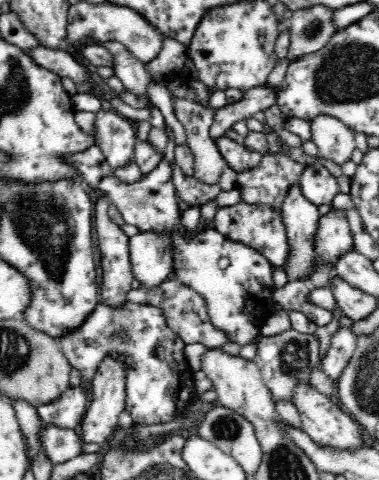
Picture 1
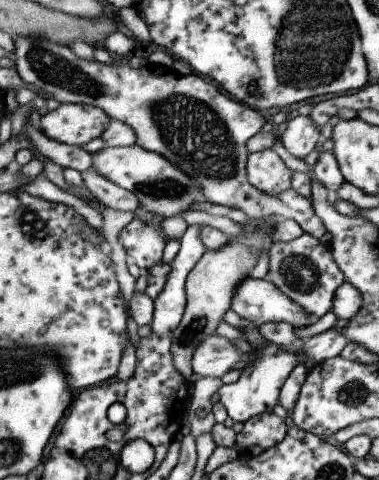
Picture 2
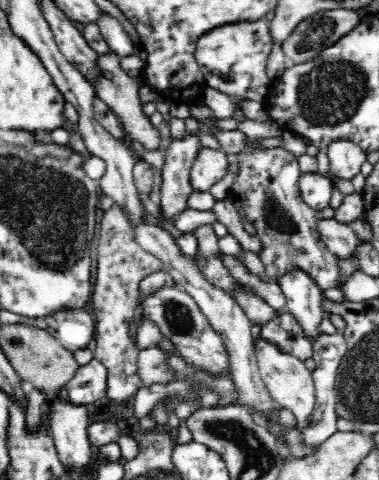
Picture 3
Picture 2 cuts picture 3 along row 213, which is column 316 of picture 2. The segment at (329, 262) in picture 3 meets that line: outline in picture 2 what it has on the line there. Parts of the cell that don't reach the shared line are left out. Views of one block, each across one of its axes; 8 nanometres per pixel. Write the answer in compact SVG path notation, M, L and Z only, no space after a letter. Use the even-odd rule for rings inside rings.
M303 234L293 242L277 242L269 248L269 276L275 286L279 286L287 296L297 300L317 318L333 312L335 296L339 288L347 282L347 274L341 270L335 260L333 248L329 244L321 244L317 236Z

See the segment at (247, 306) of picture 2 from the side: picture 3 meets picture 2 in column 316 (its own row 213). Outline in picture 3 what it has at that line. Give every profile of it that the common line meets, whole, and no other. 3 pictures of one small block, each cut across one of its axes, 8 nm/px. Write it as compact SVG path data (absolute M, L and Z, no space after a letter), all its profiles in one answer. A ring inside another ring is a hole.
M304 174L300 178L300 196L304 204L314 210L318 216L328 206L334 190L334 182L324 178L322 174Z

